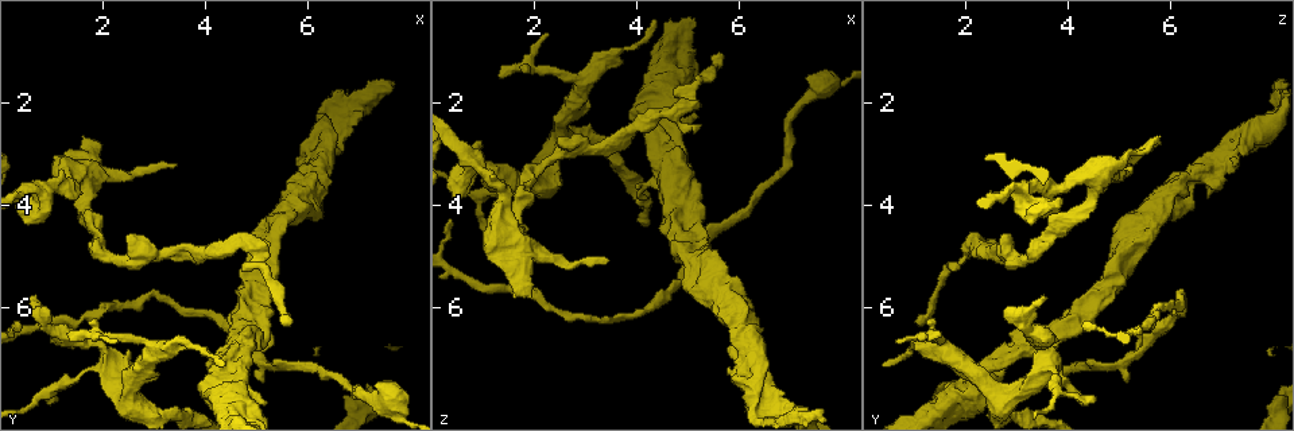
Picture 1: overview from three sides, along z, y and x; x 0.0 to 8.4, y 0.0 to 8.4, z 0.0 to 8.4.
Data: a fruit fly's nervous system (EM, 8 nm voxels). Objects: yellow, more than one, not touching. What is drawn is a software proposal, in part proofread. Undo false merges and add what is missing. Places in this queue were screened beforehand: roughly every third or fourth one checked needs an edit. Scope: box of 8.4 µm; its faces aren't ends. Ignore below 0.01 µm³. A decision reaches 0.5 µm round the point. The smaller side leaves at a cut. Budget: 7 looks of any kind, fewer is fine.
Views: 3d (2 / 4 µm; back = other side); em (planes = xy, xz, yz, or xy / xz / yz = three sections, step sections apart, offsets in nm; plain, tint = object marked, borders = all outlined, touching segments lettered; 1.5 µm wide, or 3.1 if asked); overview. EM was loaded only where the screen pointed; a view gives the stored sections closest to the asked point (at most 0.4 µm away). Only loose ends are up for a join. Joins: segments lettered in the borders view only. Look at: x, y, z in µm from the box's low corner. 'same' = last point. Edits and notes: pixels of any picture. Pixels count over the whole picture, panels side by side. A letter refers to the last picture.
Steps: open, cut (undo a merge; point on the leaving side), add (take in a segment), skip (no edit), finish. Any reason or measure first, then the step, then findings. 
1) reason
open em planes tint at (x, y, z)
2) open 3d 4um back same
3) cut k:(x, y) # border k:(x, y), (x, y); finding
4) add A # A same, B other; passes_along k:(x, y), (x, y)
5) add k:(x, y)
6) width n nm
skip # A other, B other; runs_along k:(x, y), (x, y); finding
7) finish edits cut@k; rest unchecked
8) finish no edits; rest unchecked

an open end
open 3d 4um at (1.60, 2.70, 5.80)

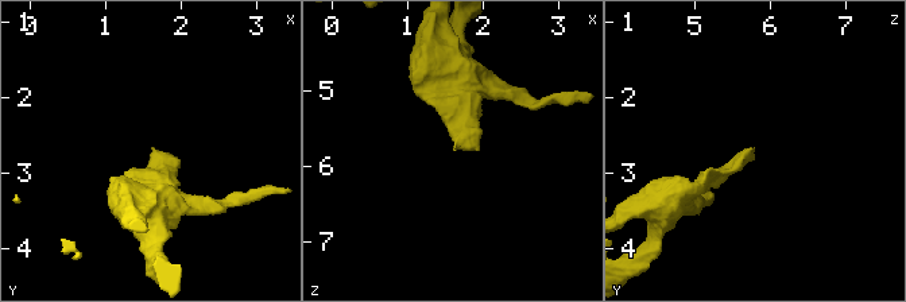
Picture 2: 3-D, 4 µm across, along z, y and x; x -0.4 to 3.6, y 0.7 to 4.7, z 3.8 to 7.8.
now the EM
open em planes borders at (1.60, 2.65, 5.80)

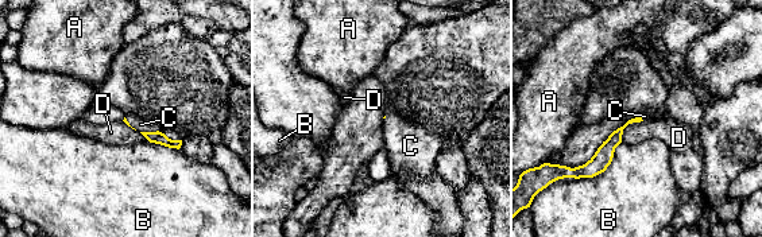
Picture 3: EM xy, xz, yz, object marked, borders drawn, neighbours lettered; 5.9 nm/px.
add C # A other, B other, C same, D other; passes_along 3:(158, 138), (161, 132), (140, 124); the neuron continues

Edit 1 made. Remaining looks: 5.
open overview

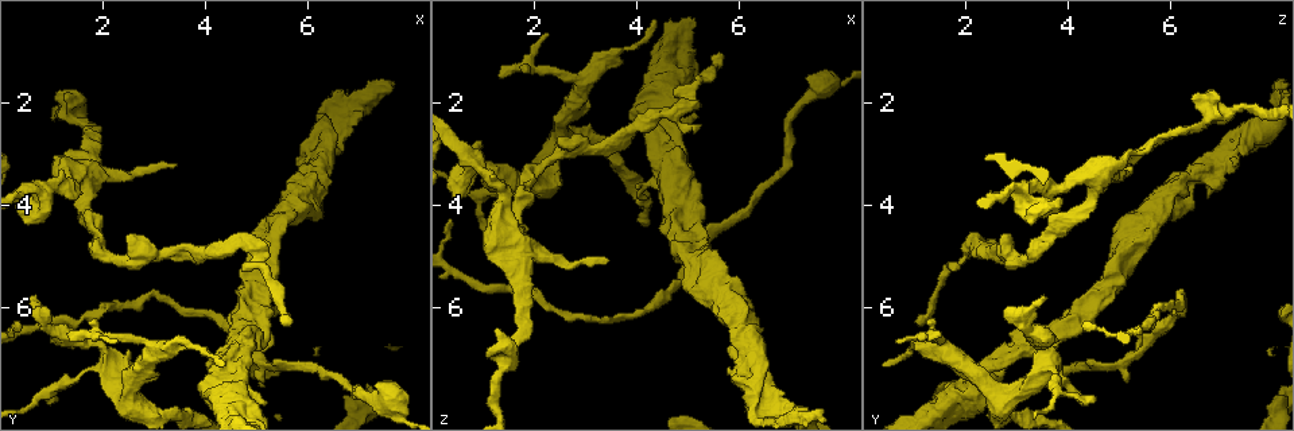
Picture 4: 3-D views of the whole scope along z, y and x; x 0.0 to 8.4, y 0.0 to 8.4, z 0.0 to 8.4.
free end
open em planes plain at (0.65, 5.80, 3.60)

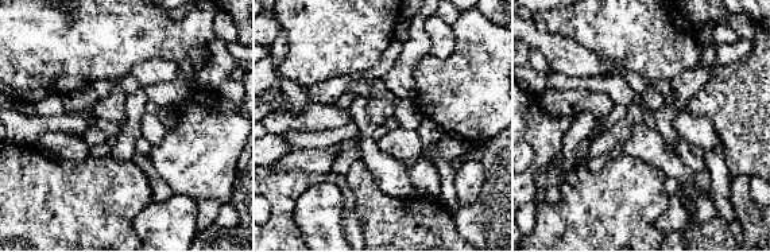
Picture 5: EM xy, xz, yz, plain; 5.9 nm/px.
what lies round it
open em planes borders same

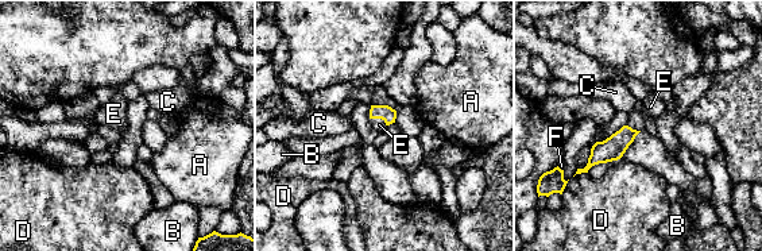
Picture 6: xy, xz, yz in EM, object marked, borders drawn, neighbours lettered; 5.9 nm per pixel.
longest_contact E 120 nm
add E # A other, B other, C other, D other, E same, F other; passes_along 6:(385, 112), (379, 118), (379, 124); it goes on there

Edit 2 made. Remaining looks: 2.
finish edits add@3, add@6; rest unchecked

